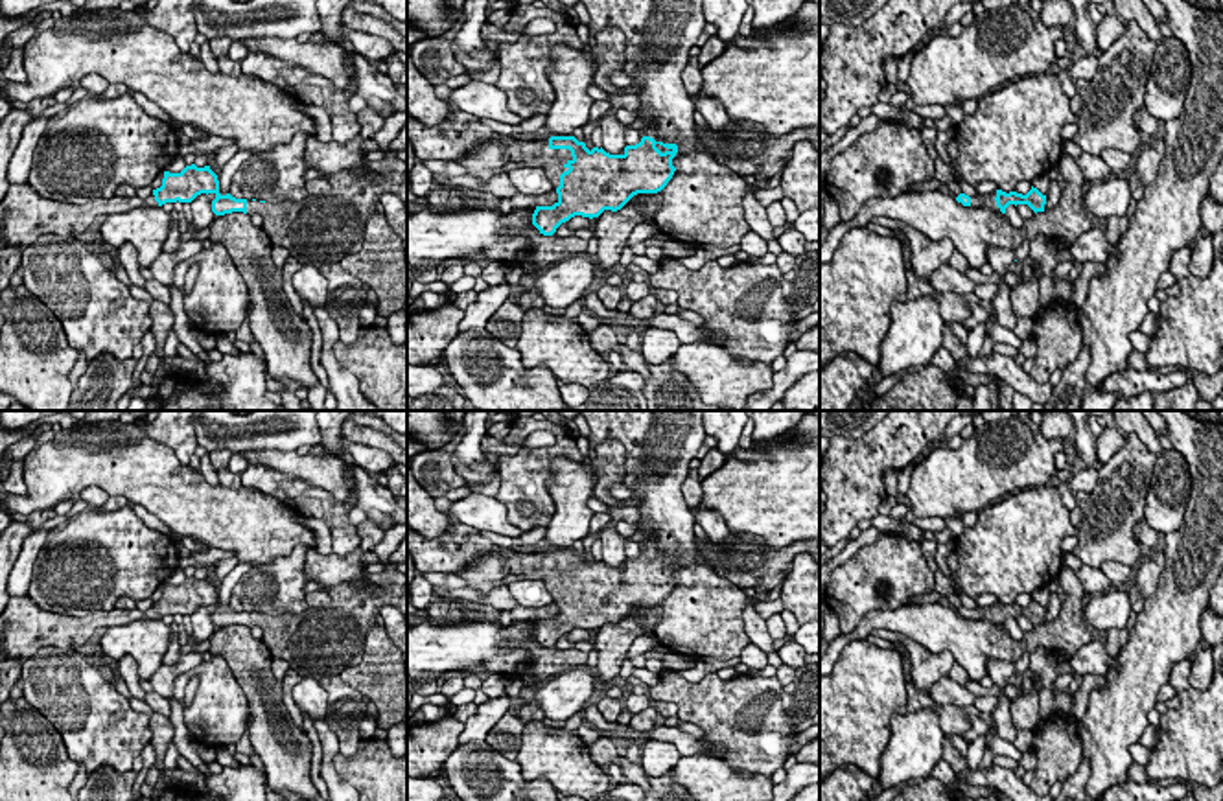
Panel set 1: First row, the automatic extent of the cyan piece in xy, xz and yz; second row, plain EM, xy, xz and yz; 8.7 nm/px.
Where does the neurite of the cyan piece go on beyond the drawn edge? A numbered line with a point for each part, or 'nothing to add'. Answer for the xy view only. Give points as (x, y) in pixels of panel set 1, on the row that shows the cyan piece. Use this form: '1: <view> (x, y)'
1: xy (24, 216)
2: xy (321, 229)

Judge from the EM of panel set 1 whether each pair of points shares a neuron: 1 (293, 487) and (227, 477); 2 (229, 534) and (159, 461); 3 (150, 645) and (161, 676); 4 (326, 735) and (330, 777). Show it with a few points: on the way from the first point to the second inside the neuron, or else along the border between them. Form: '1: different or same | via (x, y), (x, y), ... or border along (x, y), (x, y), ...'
1: different | border along (240, 474), (244, 485)
2: same | via (210, 516), (172, 479)
3: different | border along (163, 665), (148, 678)
4: same | via (328, 746), (328, 766)

